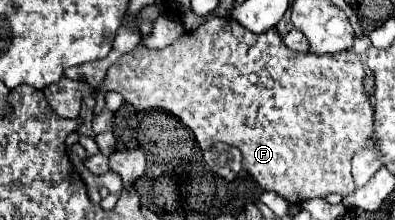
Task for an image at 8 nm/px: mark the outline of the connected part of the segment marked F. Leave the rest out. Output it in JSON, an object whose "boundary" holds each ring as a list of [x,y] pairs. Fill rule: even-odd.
{"boundary":[[[205,19],[203,25],[183,33],[165,49],[151,51],[139,45],[125,53],[109,67],[105,81],[97,89],[63,77],[61,83],[45,87],[43,93],[53,111],[69,119],[77,119],[83,97],[95,97],[99,89],[119,91],[125,101],[139,111],[153,107],[165,109],[195,133],[201,149],[207,149],[217,141],[235,145],[243,155],[243,169],[265,191],[275,191],[289,203],[301,203],[311,197],[327,197],[329,193],[339,193],[343,197],[353,193],[351,157],[369,143],[369,133],[373,131],[373,109],[363,79],[365,67],[355,51],[333,55],[293,53],[285,47],[277,29],[249,33],[249,29],[243,29],[235,19]]]}

